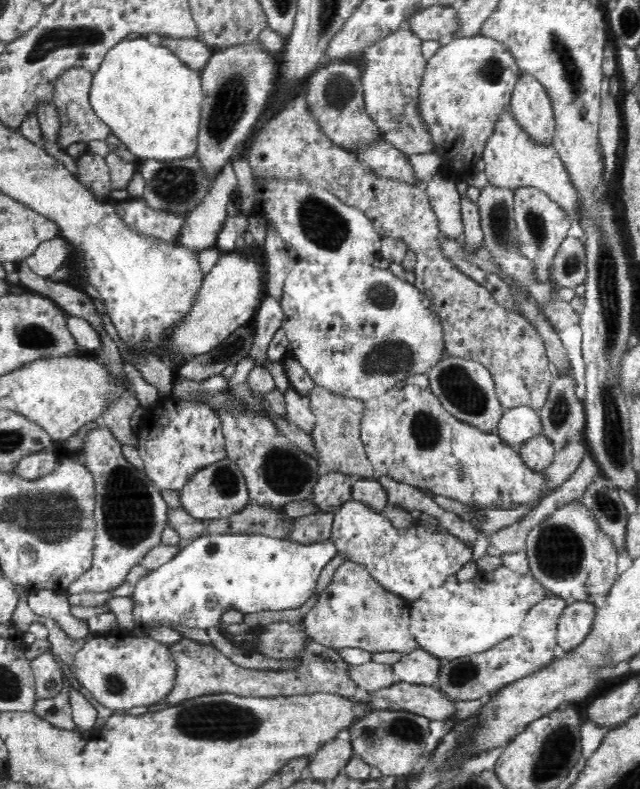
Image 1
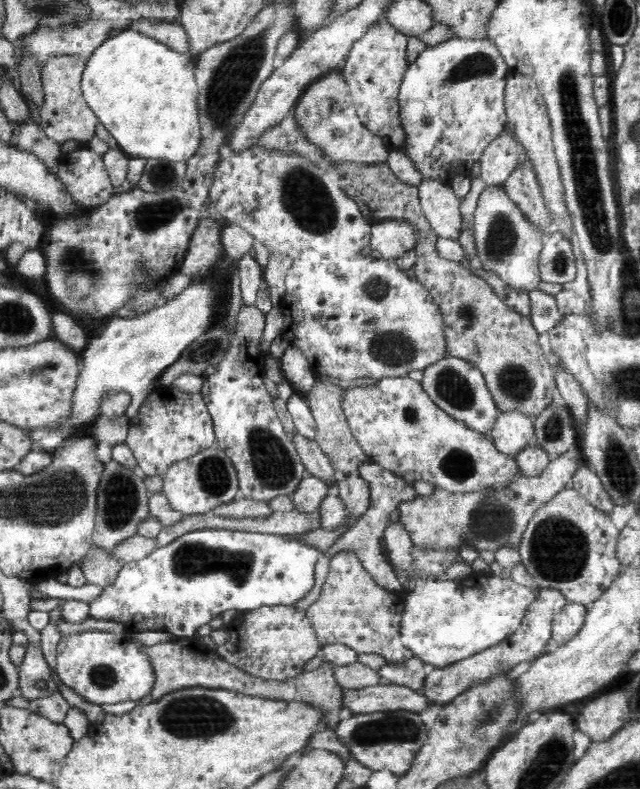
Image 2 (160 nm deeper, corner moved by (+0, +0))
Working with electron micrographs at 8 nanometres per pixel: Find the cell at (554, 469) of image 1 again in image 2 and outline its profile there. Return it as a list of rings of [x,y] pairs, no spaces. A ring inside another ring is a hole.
[[[572,446],[568,452],[551,459],[542,474],[533,477],[520,475],[507,488],[492,491],[492,494],[448,494],[446,489],[440,490],[440,487],[435,486],[433,493],[428,496],[416,495],[412,500],[400,502],[397,506],[398,512],[400,512],[399,523],[404,525],[415,546],[431,547],[432,550],[459,550],[460,546],[464,546],[464,544],[468,544],[478,551],[495,551],[502,546],[519,548],[523,532],[532,520],[534,513],[538,509],[542,509],[560,490],[569,485],[576,469],[583,462],[582,450],[578,446]]]

